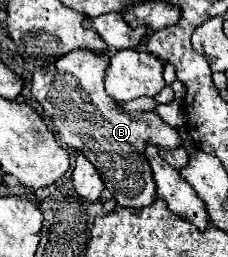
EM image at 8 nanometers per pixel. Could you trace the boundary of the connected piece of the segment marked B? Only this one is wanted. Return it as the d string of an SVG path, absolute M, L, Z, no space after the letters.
M68 52L68 56L62 56L46 68L34 70L32 96L52 120L60 140L68 148L84 152L96 166L114 200L126 208L144 208L156 200L156 186L144 158L144 144L150 142L172 150L182 146L182 140L156 112L126 112L108 96L104 88L104 70L108 62L108 52L104 52L104 56L100 56L100 52Z

